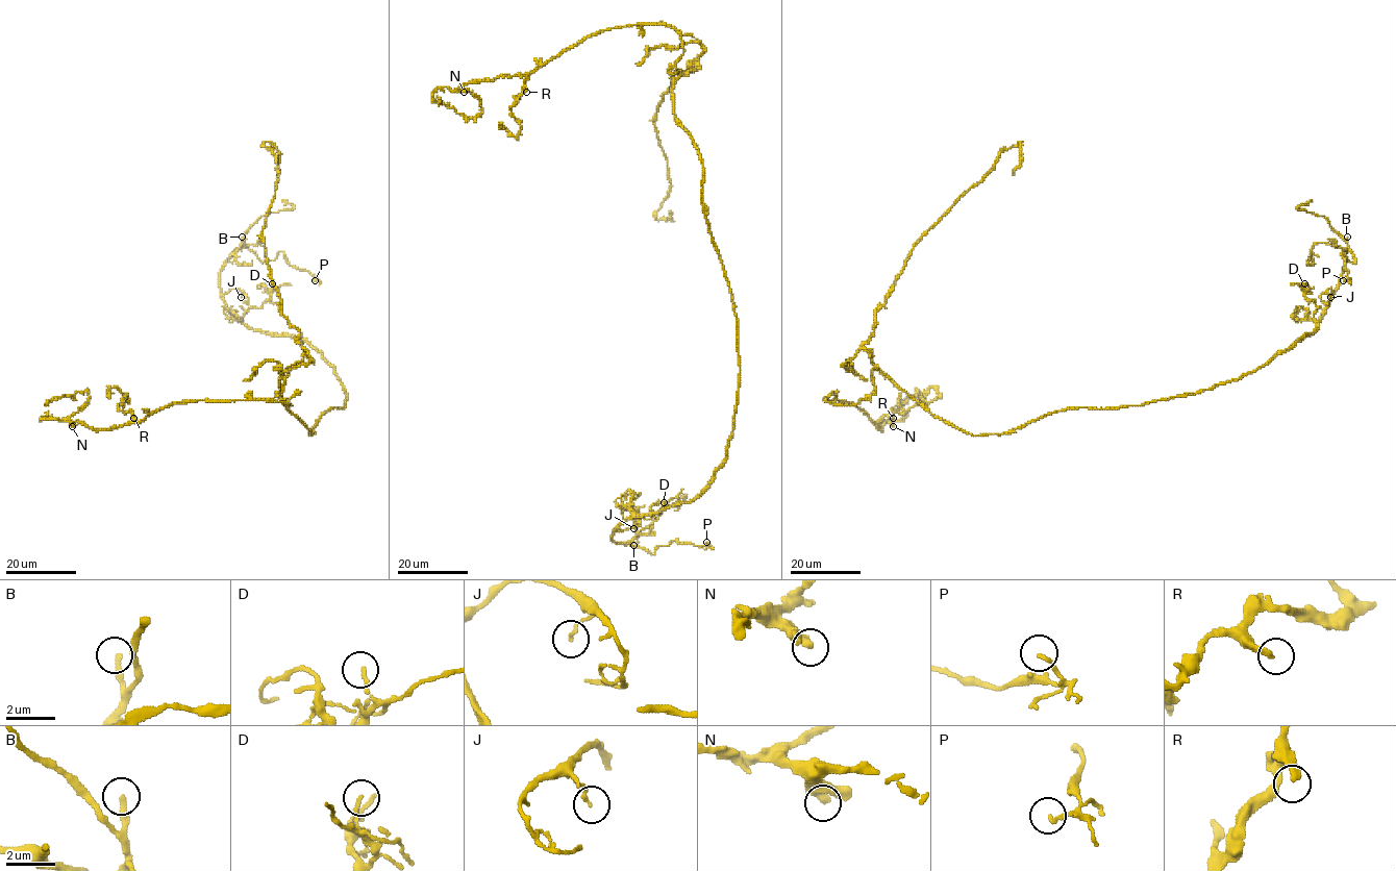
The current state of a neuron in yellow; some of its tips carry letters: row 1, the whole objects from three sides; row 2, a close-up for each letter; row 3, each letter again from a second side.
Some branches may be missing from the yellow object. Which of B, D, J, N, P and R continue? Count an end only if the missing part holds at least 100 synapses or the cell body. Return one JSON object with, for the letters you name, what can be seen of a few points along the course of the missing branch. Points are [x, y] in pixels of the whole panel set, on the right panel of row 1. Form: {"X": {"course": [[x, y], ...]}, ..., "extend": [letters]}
{"B": {"course": [[1347, 237], [1341, 217], [1324, 207], [1284, 170], [1271, 142]]}, "extend": ["B"]}

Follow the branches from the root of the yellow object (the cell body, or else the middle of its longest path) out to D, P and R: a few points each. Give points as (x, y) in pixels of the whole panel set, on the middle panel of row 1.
D: (704, 217), (736, 316), (739, 395), (728, 454), (714, 479), (691, 501), (634, 514), (651, 519), (664, 502)
P: (704, 217), (737, 321), (728, 454), (691, 501), (628, 517), (613, 540), (652, 554), (674, 540), (706, 542)
R: (704, 217), (702, 158), (674, 114), (672, 27), (599, 30), (526, 92)

